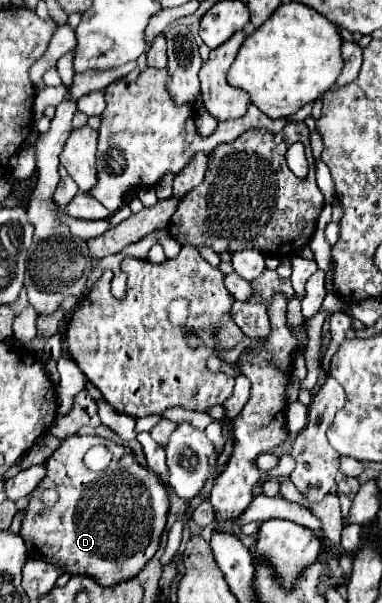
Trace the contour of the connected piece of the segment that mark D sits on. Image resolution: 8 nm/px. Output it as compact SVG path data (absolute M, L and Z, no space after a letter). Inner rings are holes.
M71 435L63 439L61 447L45 461L45 477L41 479L39 487L29 495L29 505L23 511L21 537L27 545L29 559L43 559L51 565L61 567L69 575L91 577L103 587L111 587L137 577L137 573L147 565L147 561L155 555L159 547L159 539L167 523L169 495L165 485L159 481L159 477L155 477L155 473L151 473L151 469L141 467L135 459L131 463L123 463L125 455L125 447L109 439L81 435ZM93 445L105 445L113 453L113 459L105 471L95 473L83 465L83 455ZM43 489L55 489L59 493L59 501L55 507L45 507L39 501Z

